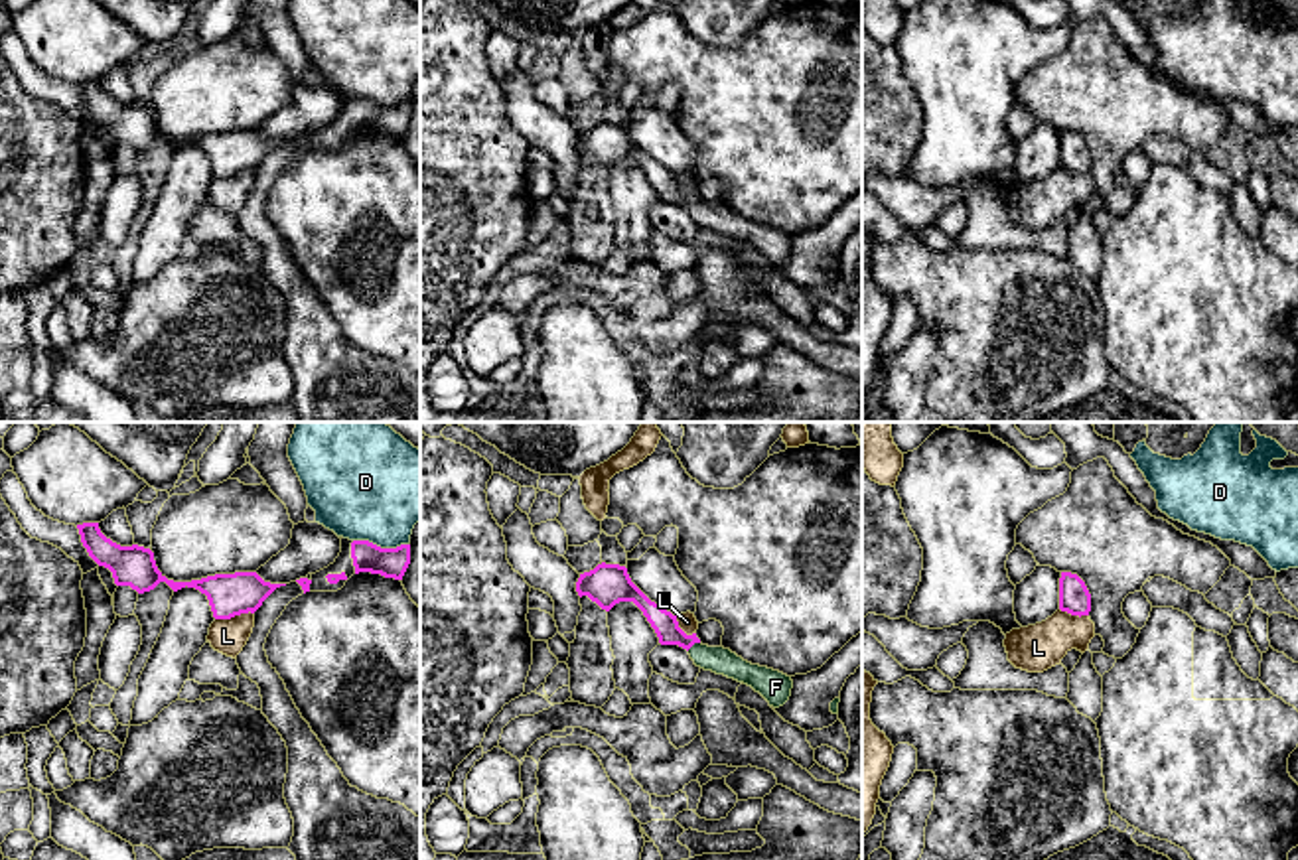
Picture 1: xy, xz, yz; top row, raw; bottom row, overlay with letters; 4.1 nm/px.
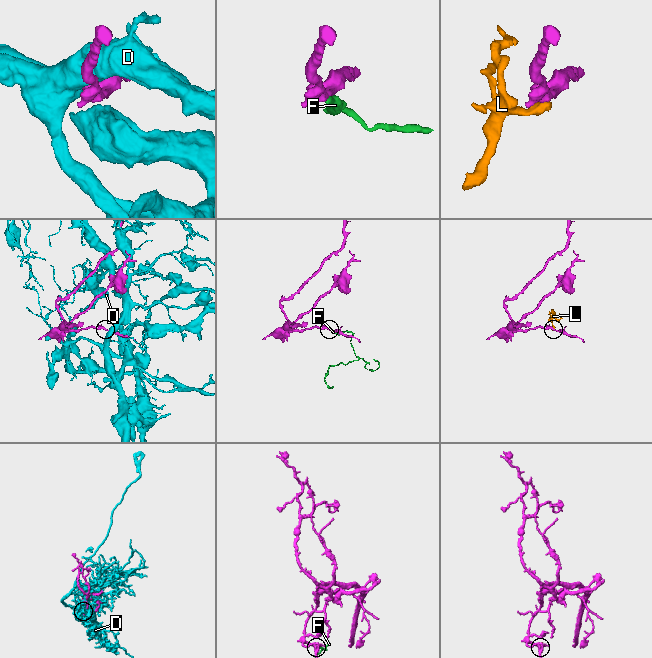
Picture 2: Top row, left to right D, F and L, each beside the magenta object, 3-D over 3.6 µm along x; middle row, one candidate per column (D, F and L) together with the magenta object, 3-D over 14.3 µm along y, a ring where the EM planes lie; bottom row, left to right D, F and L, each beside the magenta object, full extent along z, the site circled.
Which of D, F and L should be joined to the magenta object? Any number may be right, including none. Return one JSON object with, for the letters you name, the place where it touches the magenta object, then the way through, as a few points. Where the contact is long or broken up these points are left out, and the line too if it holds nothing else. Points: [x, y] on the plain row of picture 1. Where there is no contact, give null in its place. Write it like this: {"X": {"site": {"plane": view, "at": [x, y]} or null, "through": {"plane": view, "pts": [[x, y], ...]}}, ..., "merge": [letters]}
{"merge": []}

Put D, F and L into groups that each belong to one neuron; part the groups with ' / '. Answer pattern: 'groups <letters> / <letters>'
groups D / F L

